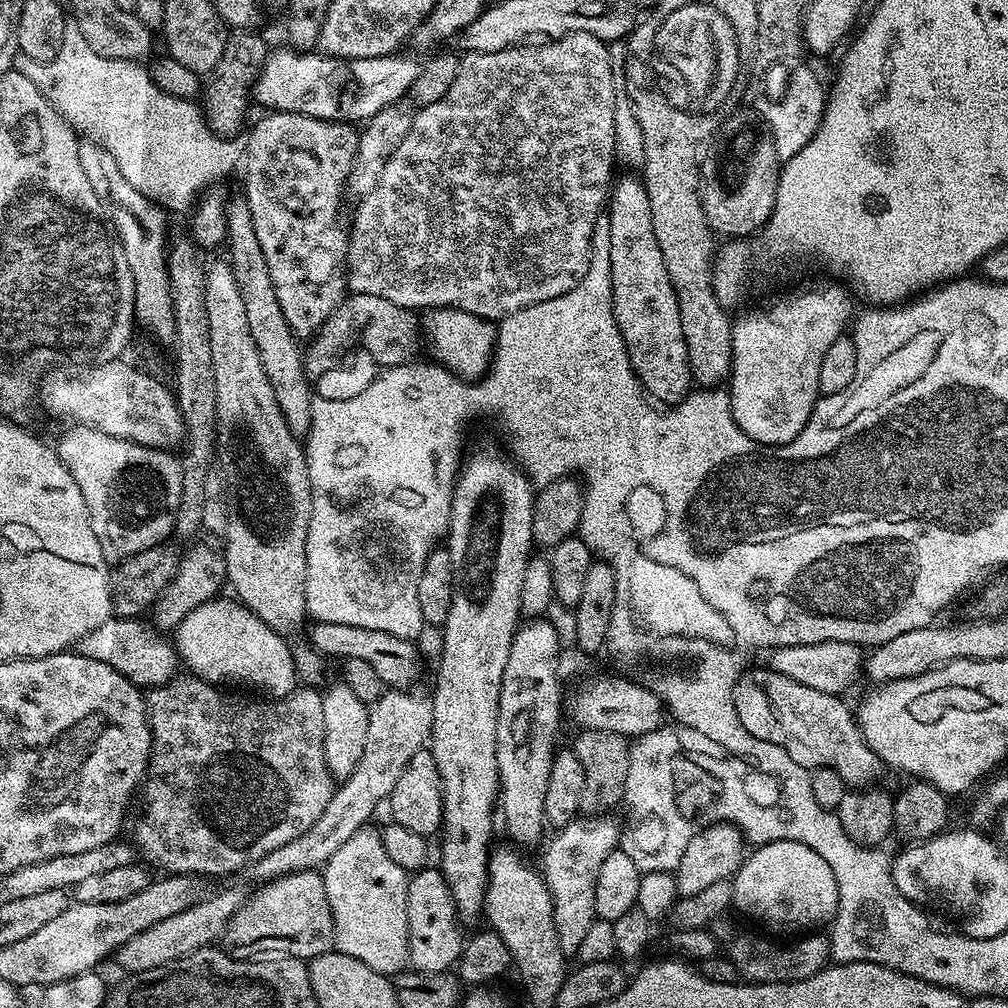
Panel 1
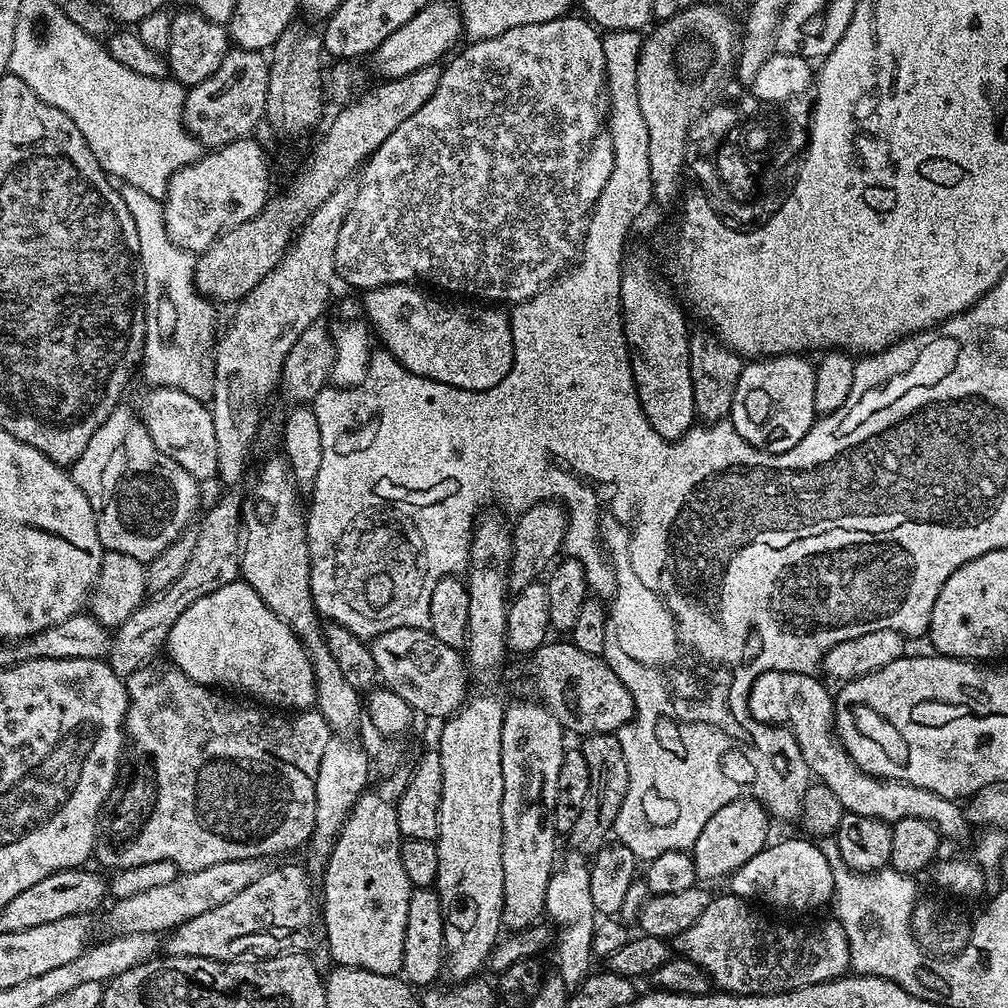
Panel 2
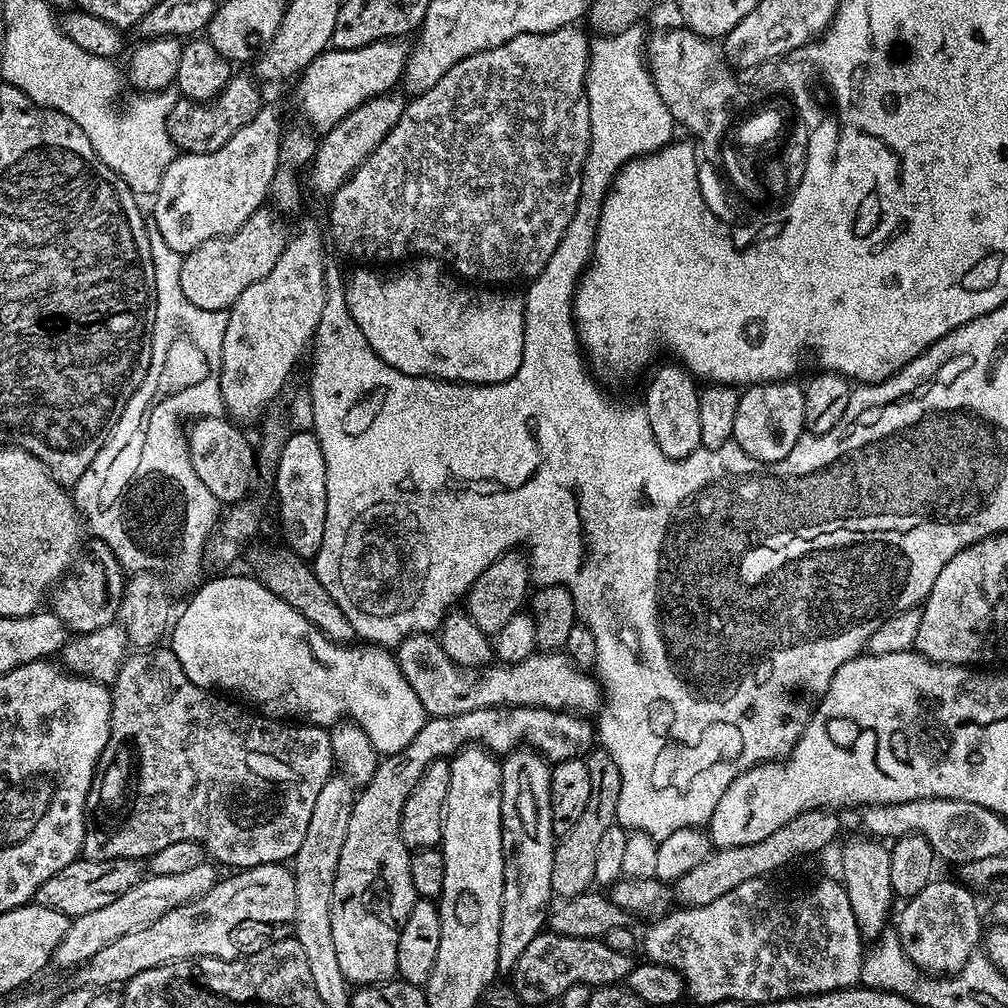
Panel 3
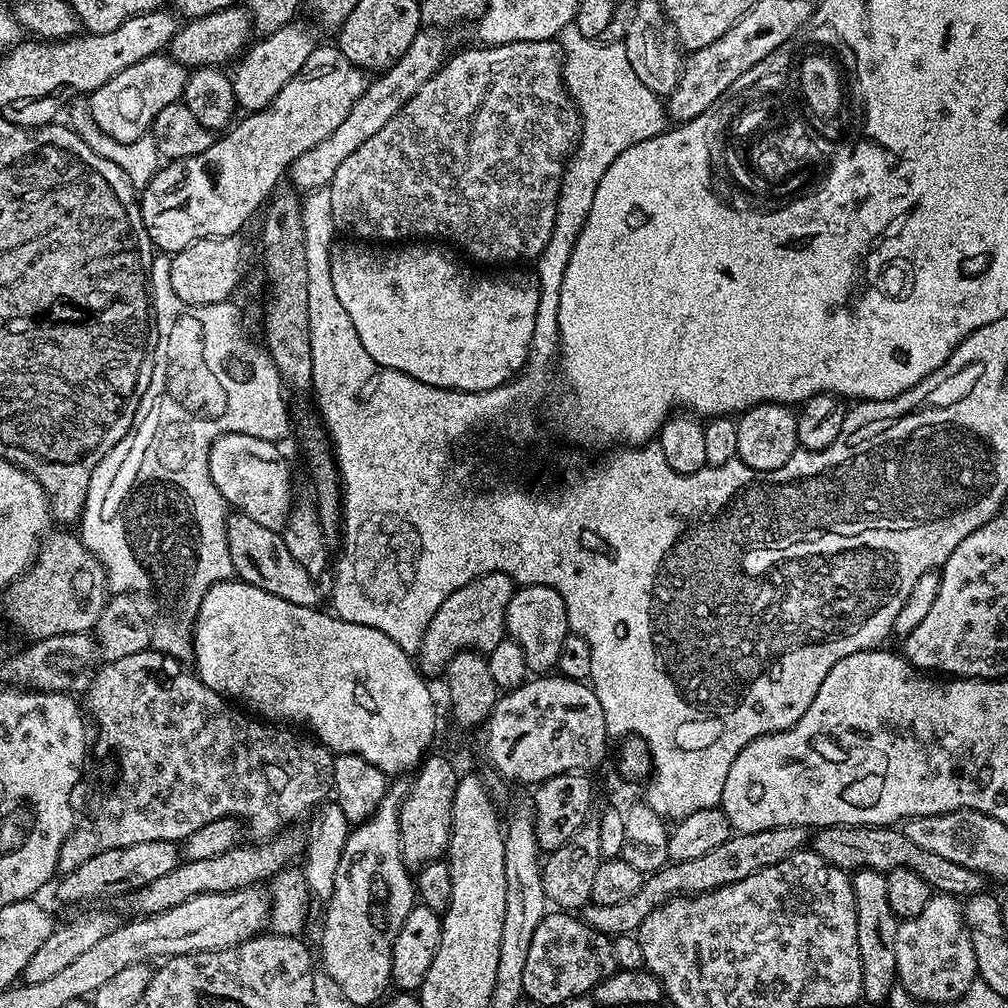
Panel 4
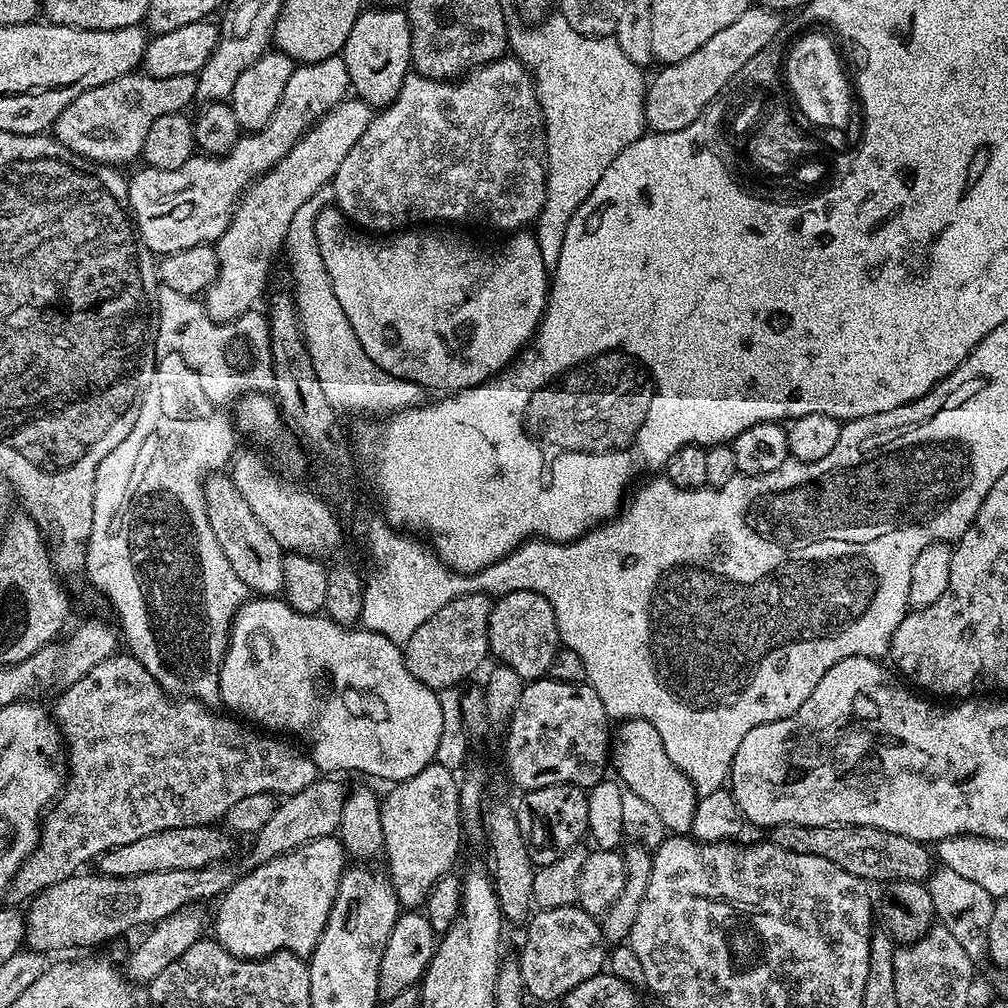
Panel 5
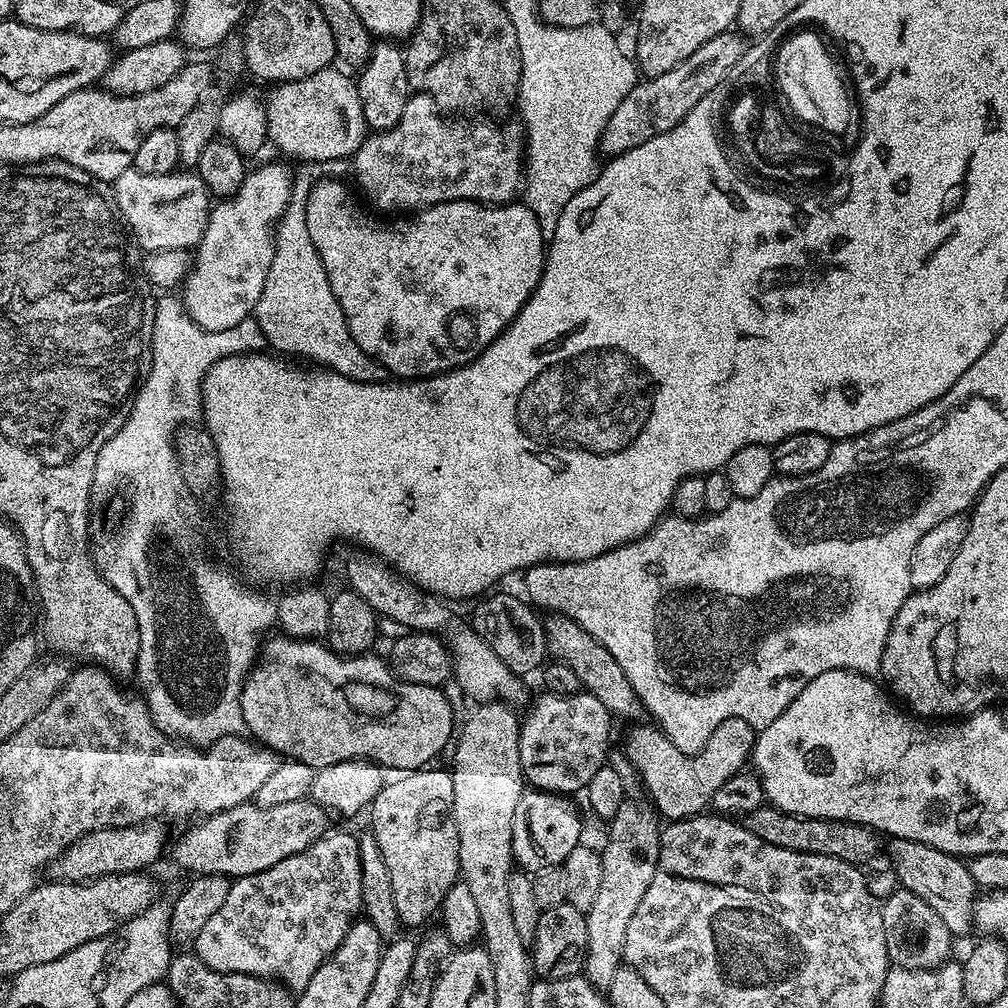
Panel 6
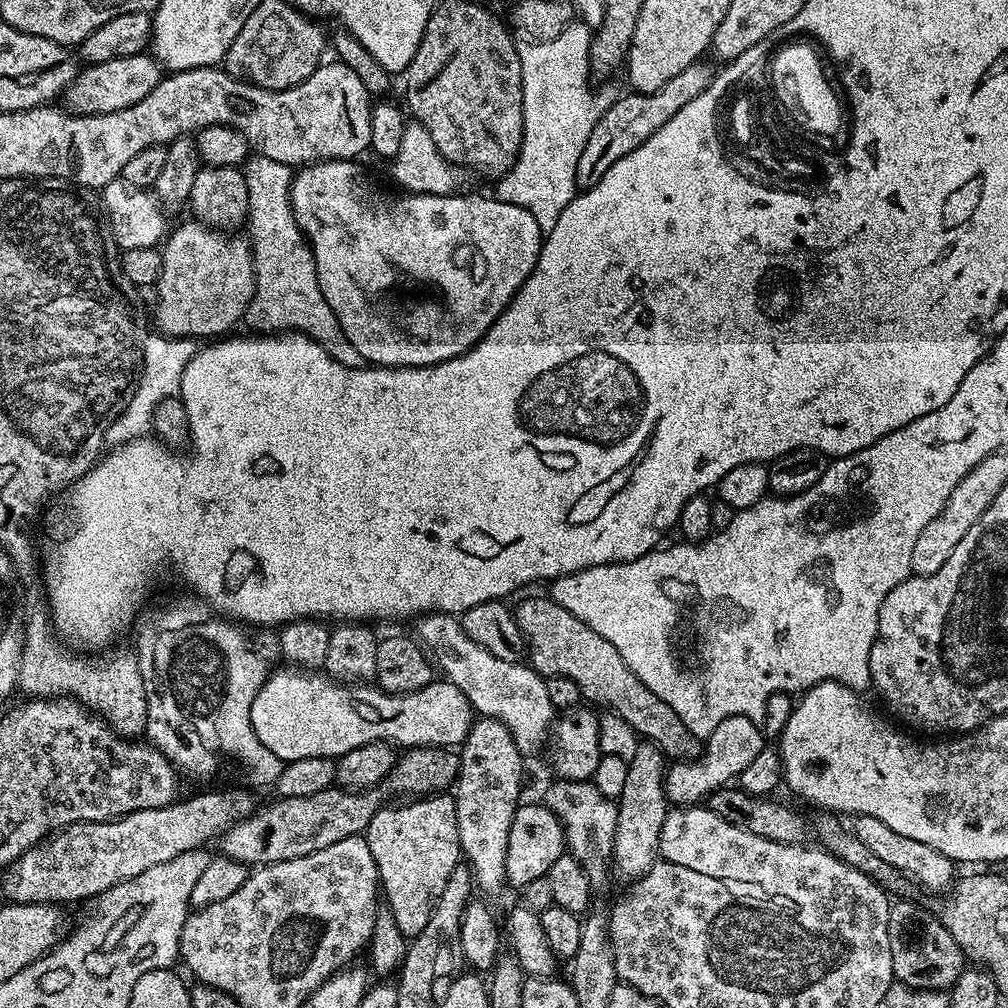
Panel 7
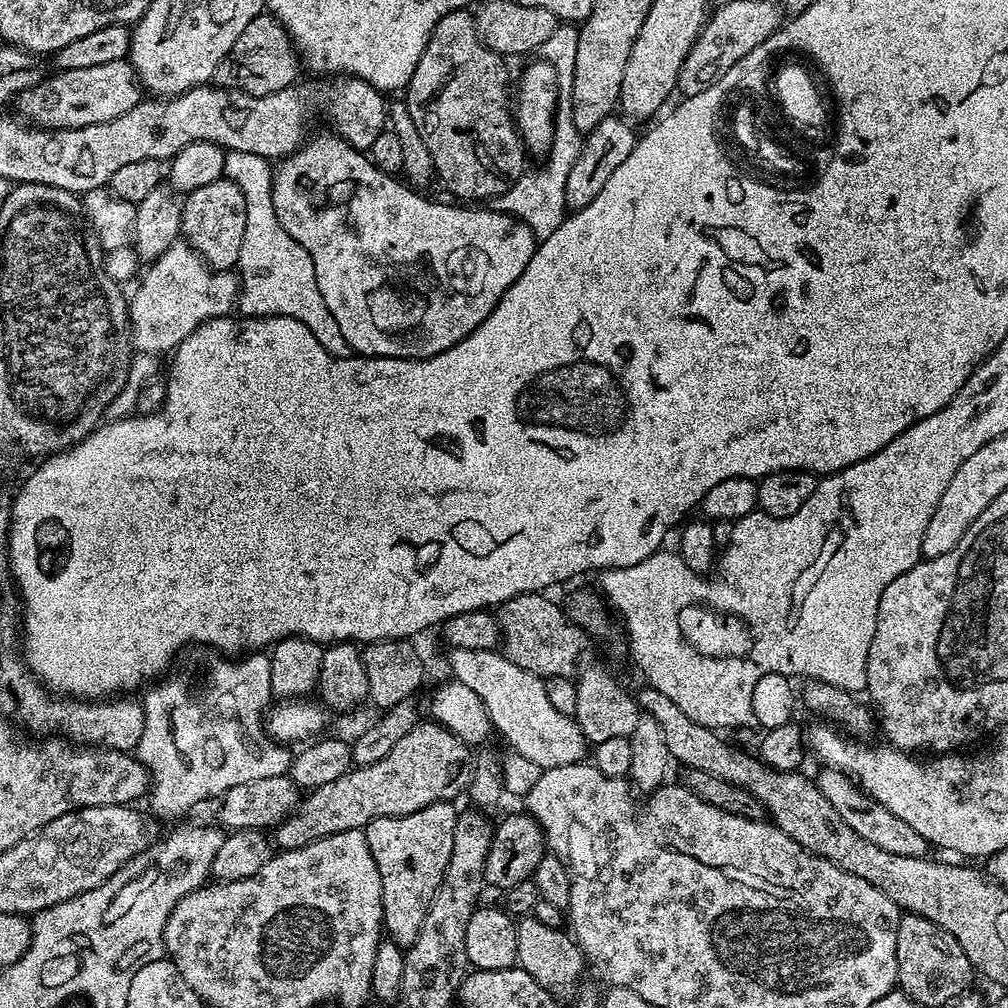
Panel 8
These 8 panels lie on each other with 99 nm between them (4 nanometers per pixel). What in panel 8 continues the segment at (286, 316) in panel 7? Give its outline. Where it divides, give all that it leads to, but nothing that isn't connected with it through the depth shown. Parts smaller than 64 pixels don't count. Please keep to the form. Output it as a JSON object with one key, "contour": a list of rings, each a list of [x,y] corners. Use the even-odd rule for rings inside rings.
{"contour":[[[246,150],[225,151],[224,176],[234,181],[242,190],[242,198],[246,198],[246,238],[236,263],[240,281],[239,311],[242,310],[244,316],[294,318],[308,327],[310,334],[322,342],[330,355],[351,356],[352,347],[342,338],[342,330],[338,330],[338,322],[330,314],[322,290],[318,290],[310,254],[306,254],[303,246],[294,242],[294,238],[286,234],[282,222],[278,222],[272,197],[273,171],[267,156],[248,154]]]}

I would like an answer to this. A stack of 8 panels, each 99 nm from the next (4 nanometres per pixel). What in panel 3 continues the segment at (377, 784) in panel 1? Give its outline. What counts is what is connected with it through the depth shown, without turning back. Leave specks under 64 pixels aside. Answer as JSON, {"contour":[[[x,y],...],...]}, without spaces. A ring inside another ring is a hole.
{"contour":[[[205,862],[194,866],[194,870],[186,870],[182,874],[145,875],[144,879],[139,880],[133,888],[118,894],[118,898],[114,898],[114,902],[110,902],[107,906],[101,906],[98,910],[90,910],[90,914],[75,917],[68,925],[66,938],[62,938],[62,942],[58,942],[58,946],[54,950],[52,964],[60,968],[73,967],[72,969],[87,964],[94,958],[94,954],[98,954],[98,950],[102,950],[102,946],[110,946],[110,942],[122,938],[122,934],[142,930],[142,926],[150,926],[154,922],[158,922],[158,918],[162,918],[162,914],[182,906],[186,902],[194,902],[198,898],[202,898],[202,894],[206,894],[217,884],[218,874],[216,874],[216,871],[218,871],[218,868],[215,863]]]}

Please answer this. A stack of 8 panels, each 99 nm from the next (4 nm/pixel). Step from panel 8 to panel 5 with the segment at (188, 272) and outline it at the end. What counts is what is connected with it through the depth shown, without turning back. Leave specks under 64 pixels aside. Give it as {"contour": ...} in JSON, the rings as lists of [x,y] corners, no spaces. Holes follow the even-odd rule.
{"contour":[[[341,100],[304,133],[286,158],[248,185],[232,214],[232,221],[214,245],[220,259],[220,273],[202,296],[204,308],[212,320],[228,324],[257,307],[256,299],[265,295],[272,259],[281,253],[294,214],[302,207],[302,202],[321,195],[322,190],[331,185],[338,166],[342,166],[342,158],[346,158],[346,154],[354,150],[354,142],[366,134],[366,126],[370,126],[373,115],[372,105],[365,100]]]}

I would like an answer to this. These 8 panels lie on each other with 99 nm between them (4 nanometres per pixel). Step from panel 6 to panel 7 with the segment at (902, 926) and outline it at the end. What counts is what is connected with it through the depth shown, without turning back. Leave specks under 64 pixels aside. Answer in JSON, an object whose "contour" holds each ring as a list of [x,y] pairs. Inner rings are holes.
{"contour":[[[900,900],[897,904],[895,901],[888,910],[888,933],[892,975],[899,983],[938,992],[951,989],[963,974],[966,967],[964,951],[954,942],[950,930],[946,930],[935,911],[927,912],[912,900]]]}

